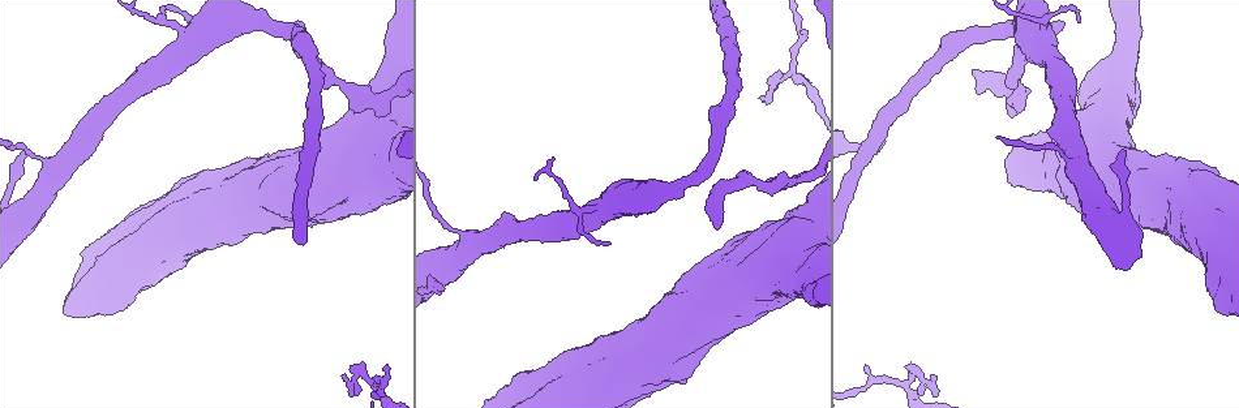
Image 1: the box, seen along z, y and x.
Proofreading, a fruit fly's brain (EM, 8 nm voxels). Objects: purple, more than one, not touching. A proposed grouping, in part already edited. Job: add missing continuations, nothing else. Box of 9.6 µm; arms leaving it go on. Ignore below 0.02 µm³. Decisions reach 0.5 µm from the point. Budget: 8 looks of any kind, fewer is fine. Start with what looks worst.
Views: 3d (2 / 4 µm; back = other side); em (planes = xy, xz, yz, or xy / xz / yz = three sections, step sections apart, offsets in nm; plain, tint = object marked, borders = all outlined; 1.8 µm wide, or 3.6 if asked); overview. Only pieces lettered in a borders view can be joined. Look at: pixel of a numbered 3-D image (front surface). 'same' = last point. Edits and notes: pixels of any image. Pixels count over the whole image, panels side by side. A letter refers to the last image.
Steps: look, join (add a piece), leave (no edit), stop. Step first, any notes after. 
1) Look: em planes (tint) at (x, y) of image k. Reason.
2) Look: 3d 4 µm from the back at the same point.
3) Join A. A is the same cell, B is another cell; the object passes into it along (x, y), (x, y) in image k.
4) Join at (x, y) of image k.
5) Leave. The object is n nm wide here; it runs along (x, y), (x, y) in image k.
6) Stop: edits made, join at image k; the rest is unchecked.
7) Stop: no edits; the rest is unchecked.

Look: em planes (plain) at (298, 21) of image 1. Free end.

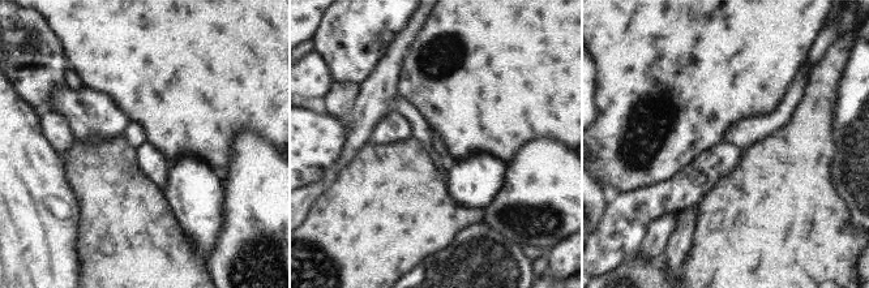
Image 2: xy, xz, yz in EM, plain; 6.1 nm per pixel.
Look: em planes (borders) at the same point. See the neighbours.

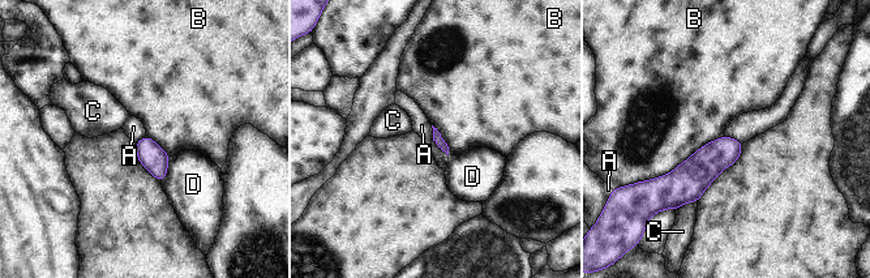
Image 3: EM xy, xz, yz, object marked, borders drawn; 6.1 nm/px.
Leave. A, B, C and D are other cells; no lettered piece goes on from it.

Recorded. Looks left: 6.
Look: em planes (borders) at (930, 376) of image 1. An open end.

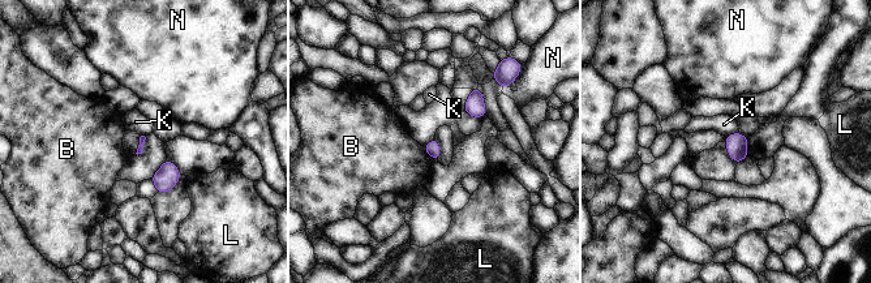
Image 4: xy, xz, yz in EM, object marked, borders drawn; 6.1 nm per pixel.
Leave. The longest contact is with B, 120 nm; B, K, L and N are other cells; a border runs along (738, 131), (725, 137) in image 4; no lettered piece goes on from it.

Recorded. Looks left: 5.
Look: 3d 2 µm from the back at (1008, 110) of image 1. An open end.

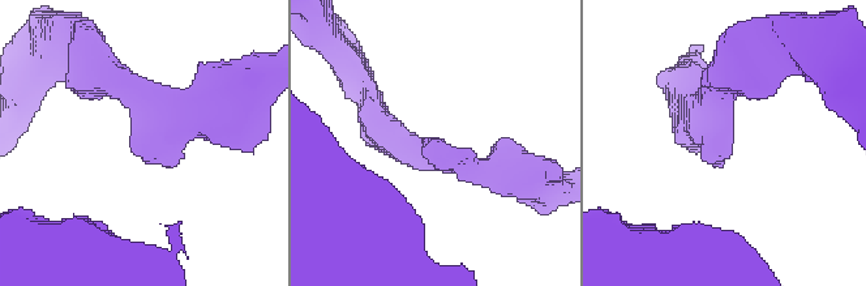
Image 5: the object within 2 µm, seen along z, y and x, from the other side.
Look: em planes (borders) at (720, 144) of image 5.

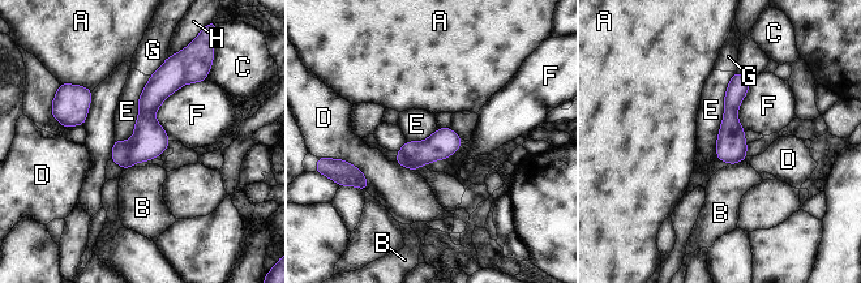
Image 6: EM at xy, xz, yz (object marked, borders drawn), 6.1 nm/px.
Leave. A, B, C, D, E, F, G and H are other cells; a border runs along (735, 72), (724, 95), (715, 158) in image 6; none of them fits.

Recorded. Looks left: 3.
Look: em yz step 8 (tint) at (23, 154) of image 1. Thin end.

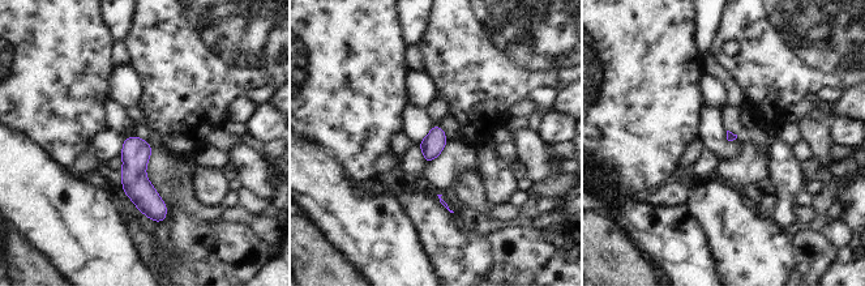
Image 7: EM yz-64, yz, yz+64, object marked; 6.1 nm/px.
Look: em planes (tint) at the same point. Cut it another way.

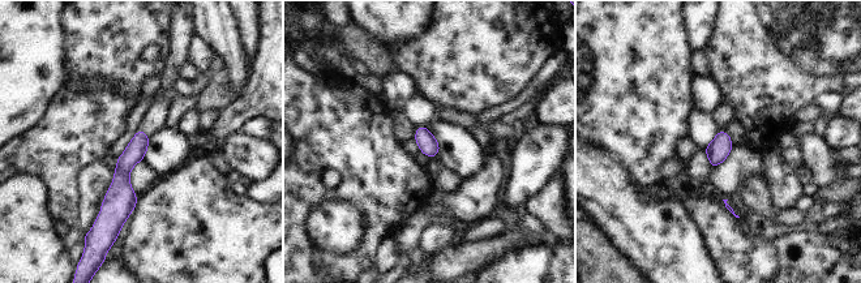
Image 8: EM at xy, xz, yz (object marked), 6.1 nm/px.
Look: em planes (borders) at the same point.

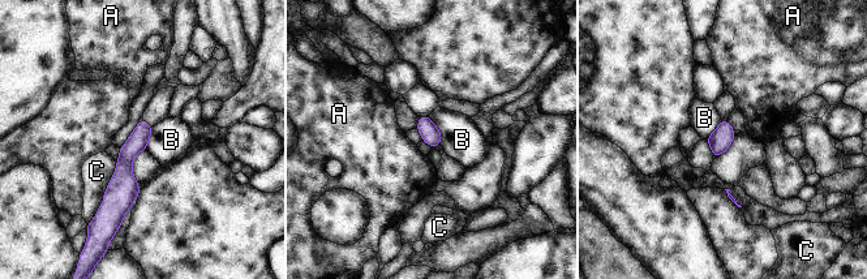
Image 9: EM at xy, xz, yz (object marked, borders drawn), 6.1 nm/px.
Leave. The object is 120 nm wide here; A, B and C are other cells; a border runs along (428, 115), (441, 133), (441, 145) in image 9; no lettered piece goes on from it.

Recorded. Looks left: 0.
Stop: no edits; the rest is unchecked.

